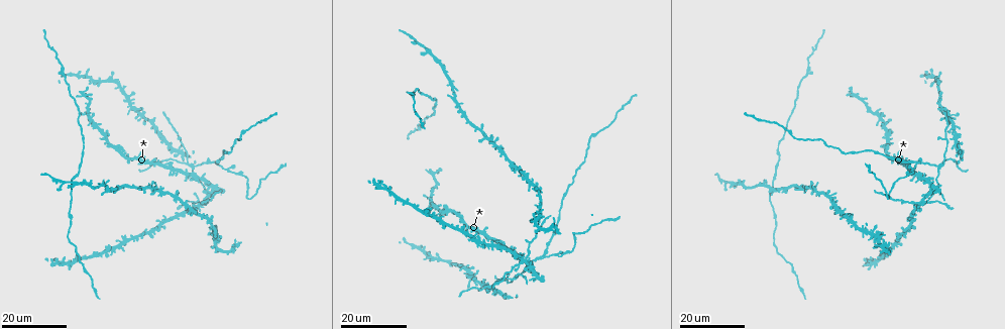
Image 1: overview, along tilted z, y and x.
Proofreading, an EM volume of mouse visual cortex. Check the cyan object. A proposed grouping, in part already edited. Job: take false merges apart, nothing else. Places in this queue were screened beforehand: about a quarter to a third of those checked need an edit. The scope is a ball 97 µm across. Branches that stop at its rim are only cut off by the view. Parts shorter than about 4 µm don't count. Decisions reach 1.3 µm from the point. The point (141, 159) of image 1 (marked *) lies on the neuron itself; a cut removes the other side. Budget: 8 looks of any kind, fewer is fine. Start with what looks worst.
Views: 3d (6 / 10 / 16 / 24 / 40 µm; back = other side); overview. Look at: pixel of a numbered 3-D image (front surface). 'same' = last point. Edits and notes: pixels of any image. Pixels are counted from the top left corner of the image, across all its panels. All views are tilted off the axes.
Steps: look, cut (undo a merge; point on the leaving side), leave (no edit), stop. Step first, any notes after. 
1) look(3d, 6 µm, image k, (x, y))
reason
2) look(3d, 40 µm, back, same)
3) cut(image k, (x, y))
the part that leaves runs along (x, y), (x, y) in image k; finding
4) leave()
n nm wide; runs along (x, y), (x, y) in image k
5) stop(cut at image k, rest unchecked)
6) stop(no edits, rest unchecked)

look(3d, 24 µm, image 1, (805, 73))
three-way junction

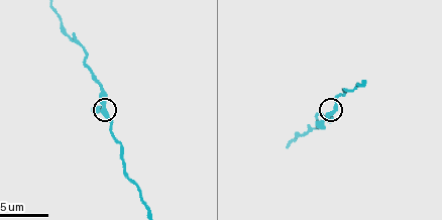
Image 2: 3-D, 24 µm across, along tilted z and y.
look(3d, 6 µm, image 2, (107, 111))

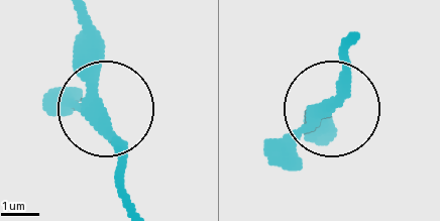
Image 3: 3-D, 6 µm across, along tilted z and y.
leave()
3 arms; continuous, no second neuron

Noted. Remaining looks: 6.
look(3d, 16 µm, image 1, (188, 163))
three arms meet

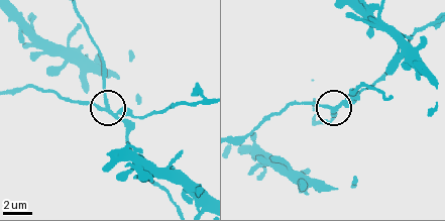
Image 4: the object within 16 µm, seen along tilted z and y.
look(3d, 6 µm, image 4, (106, 101))

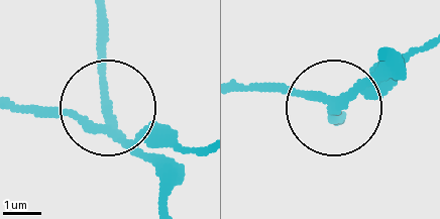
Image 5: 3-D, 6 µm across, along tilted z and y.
cut(image 5, (161, 145))
the part that leaves runs along (119, 138), (203, 147) in image 5; a second neuron is stuck on

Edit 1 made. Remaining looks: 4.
look(overview)
redraw

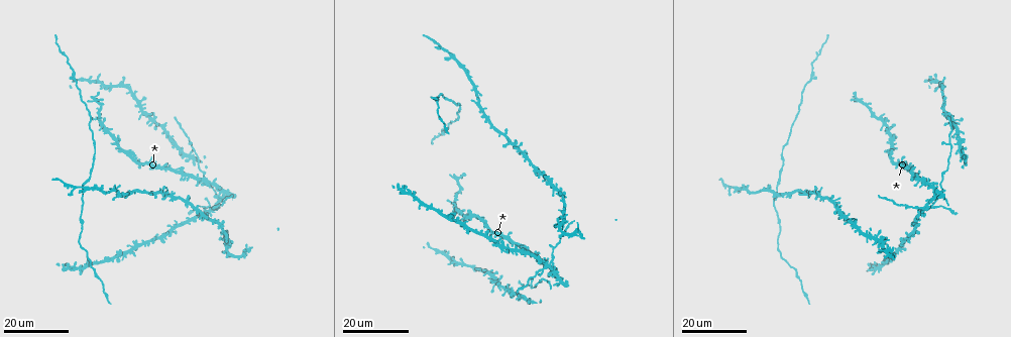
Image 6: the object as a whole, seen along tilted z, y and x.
look(3d, 16 µm, image 6, (456, 175))
thick turns thin

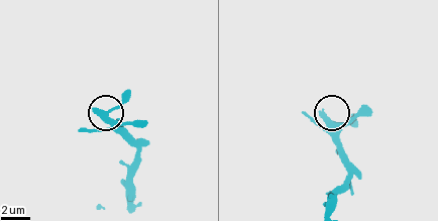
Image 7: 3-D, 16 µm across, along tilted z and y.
look(3d, 6 µm, image 7, (100, 114))

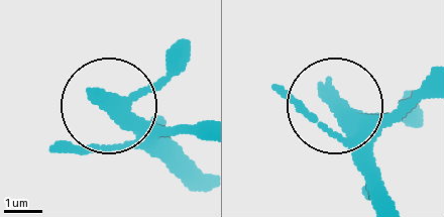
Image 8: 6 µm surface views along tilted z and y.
leave()
runs along (191, 185), (115, 104), (147, 91), (169, 56) in image 8; one neuron here

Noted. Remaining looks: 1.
stop(cut at image 5, rest unchecked)

